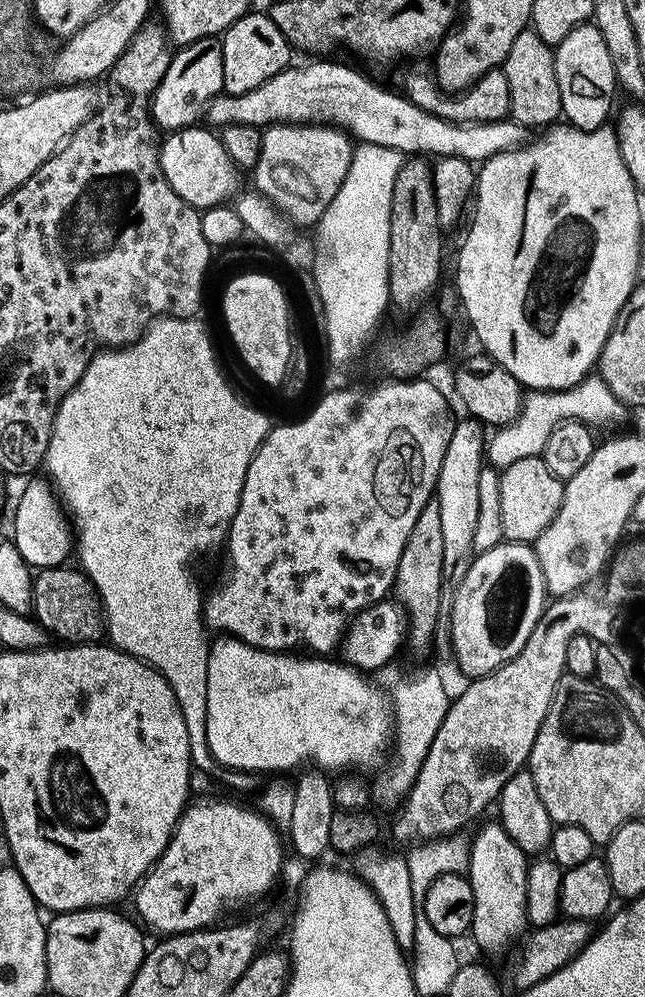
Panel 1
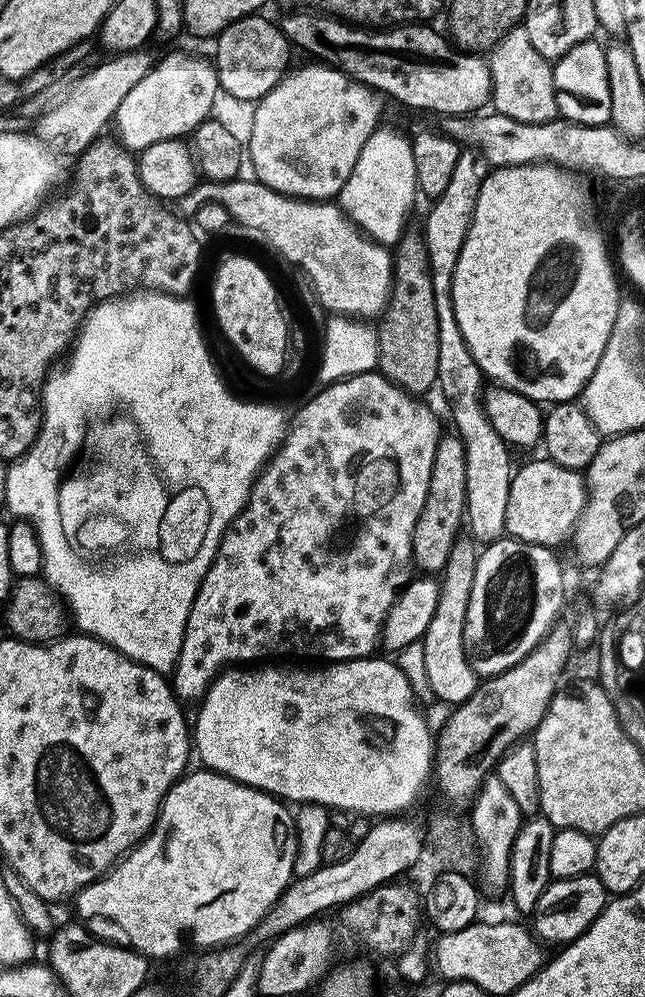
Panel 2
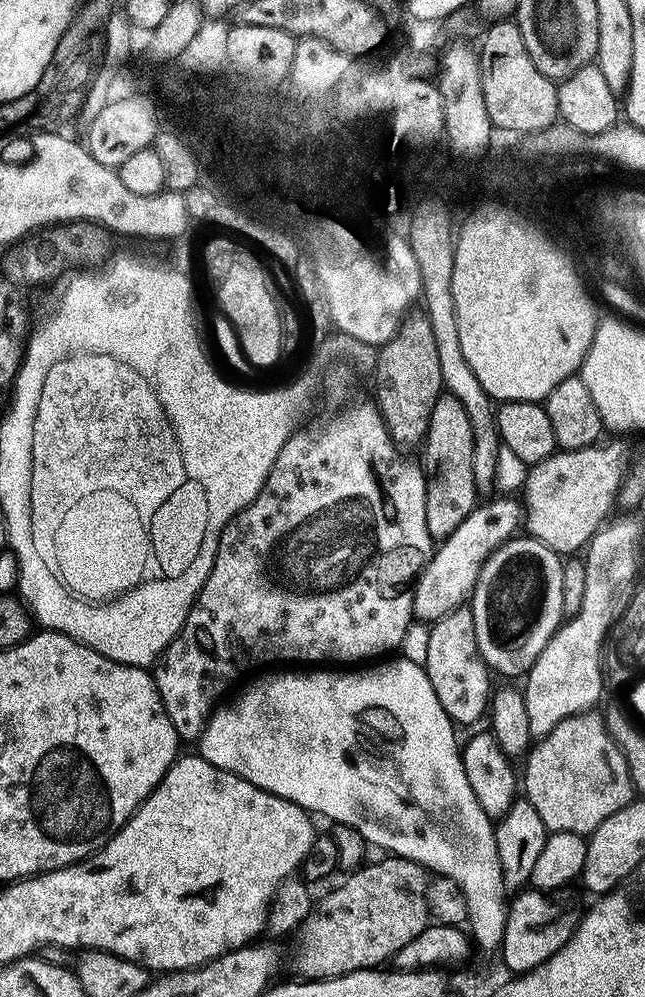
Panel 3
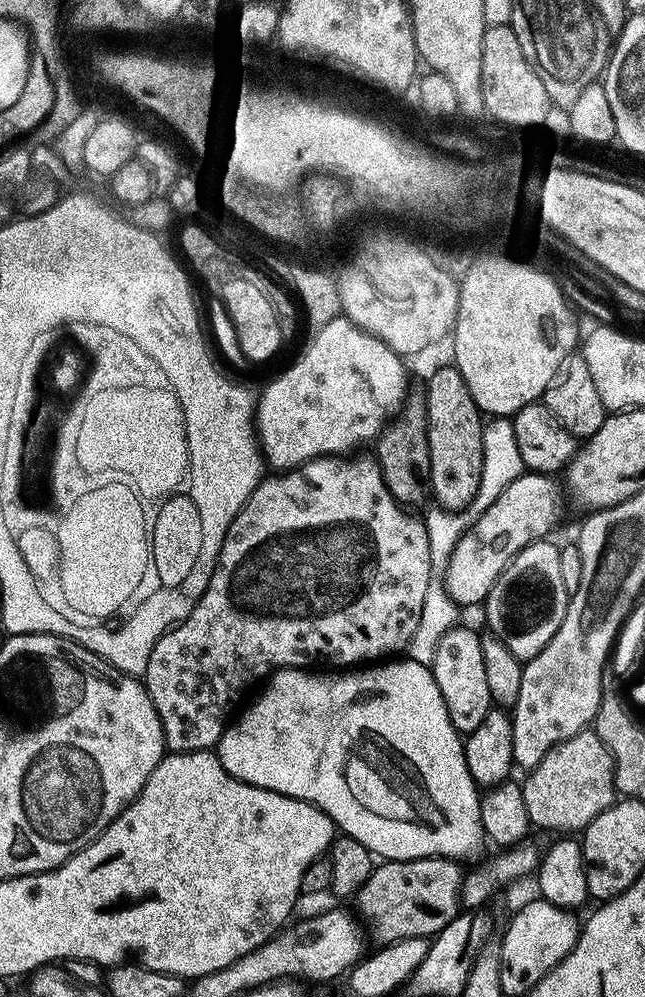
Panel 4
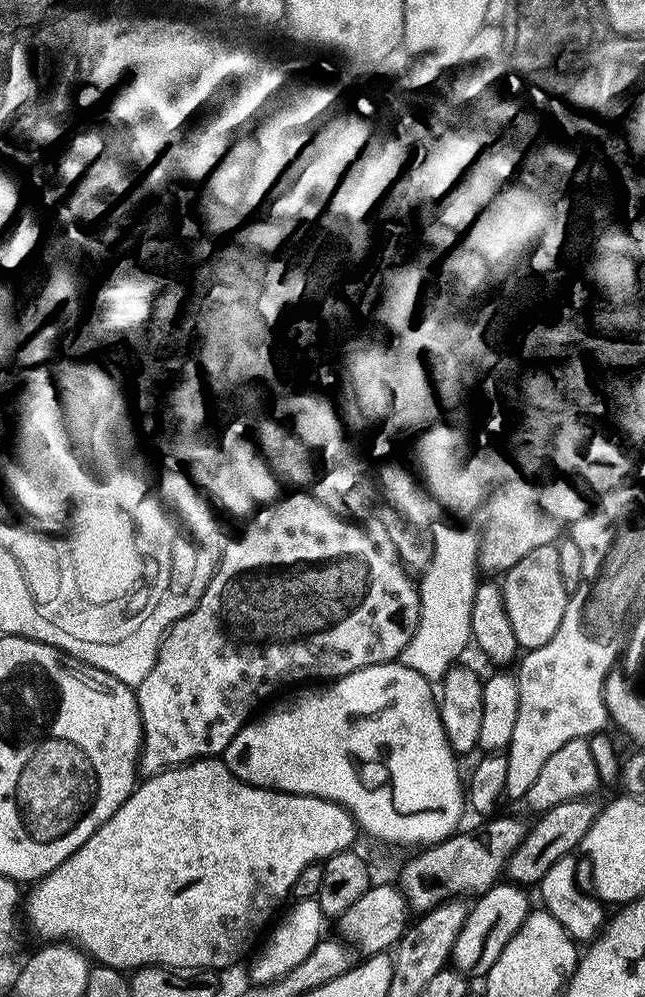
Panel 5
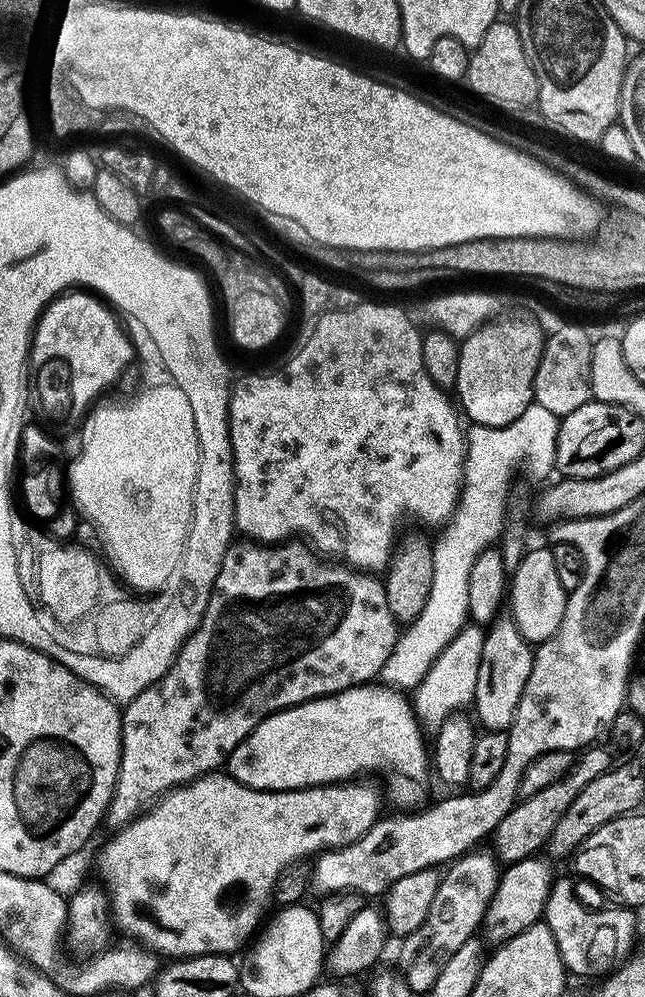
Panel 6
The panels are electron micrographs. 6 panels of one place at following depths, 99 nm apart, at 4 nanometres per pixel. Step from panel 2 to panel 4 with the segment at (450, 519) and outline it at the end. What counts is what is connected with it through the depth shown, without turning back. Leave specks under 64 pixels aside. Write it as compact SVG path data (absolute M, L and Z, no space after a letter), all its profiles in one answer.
M455 366L440 368L423 389L428 415L430 442L430 496L448 512L467 509L479 490L483 464L483 432L485 421L480 407L474 402L460 369Z

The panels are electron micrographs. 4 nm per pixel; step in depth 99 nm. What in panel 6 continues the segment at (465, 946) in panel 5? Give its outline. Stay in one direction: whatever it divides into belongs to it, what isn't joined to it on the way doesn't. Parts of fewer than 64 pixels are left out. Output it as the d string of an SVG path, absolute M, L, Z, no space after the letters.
M539 855L530 856L527 860L507 865L501 871L496 893L490 902L488 913L484 915L482 925L483 939L489 945L505 944L510 938L514 938L514 934L522 934L522 930L526 930L532 924L541 923L546 898L552 889L554 873L551 868L553 865L547 859L540 859Z

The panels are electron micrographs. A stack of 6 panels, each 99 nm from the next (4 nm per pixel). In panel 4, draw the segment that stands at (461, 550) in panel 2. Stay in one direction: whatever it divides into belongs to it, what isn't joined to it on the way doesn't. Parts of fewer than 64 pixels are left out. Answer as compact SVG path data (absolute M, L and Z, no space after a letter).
M462 626L449 629L440 638L430 667L432 677L438 684L439 693L446 702L451 724L461 734L474 731L492 707L492 695L487 685L479 633Z

